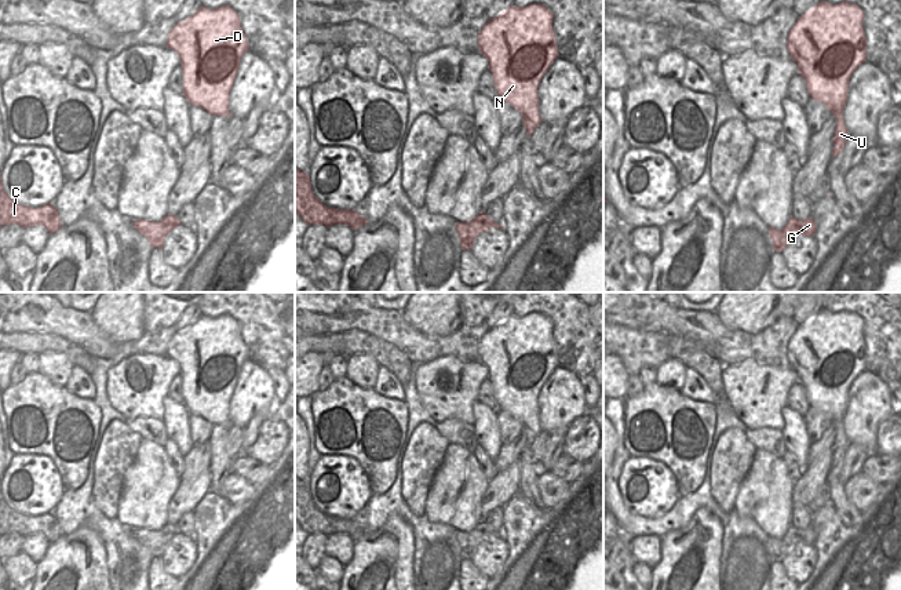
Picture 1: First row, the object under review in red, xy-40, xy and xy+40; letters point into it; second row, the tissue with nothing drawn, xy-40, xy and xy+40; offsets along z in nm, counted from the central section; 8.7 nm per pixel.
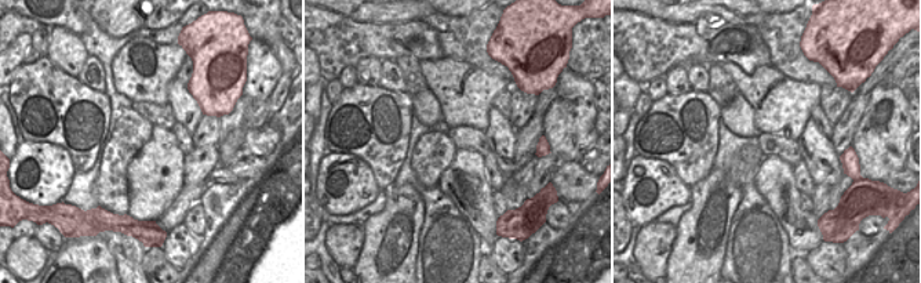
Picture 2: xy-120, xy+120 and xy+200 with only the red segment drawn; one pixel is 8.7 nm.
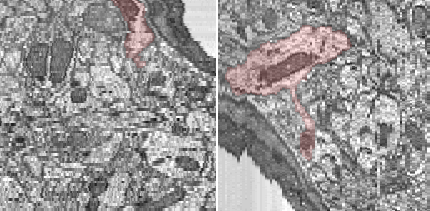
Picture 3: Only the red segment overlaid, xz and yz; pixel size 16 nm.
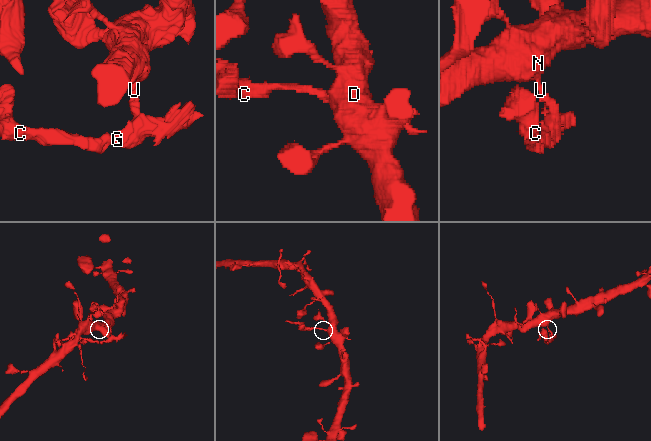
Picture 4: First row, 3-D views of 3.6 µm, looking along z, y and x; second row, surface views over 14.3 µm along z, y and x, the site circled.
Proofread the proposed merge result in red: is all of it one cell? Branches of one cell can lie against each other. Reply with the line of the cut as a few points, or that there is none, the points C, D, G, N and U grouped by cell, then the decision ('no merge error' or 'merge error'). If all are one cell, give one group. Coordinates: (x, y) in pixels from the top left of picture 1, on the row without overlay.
cut xy (537, 414), (531, 428), (524, 426); groups C G U / D N; merge error

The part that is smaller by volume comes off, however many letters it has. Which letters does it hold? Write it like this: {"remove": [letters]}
{"remove": ["C", "G", "U"]}

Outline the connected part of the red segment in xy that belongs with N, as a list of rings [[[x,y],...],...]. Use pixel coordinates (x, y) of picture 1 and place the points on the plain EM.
[[[543,313],[510,314],[478,343],[478,358],[489,371],[500,409],[528,429],[539,415],[539,393],[559,365],[552,328]]]

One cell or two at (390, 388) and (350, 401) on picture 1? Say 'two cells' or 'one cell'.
two cells

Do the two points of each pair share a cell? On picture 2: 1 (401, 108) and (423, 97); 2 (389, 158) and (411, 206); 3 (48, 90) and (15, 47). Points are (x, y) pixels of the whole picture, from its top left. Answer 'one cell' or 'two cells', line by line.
1: two cells
2: two cells
3: two cells

